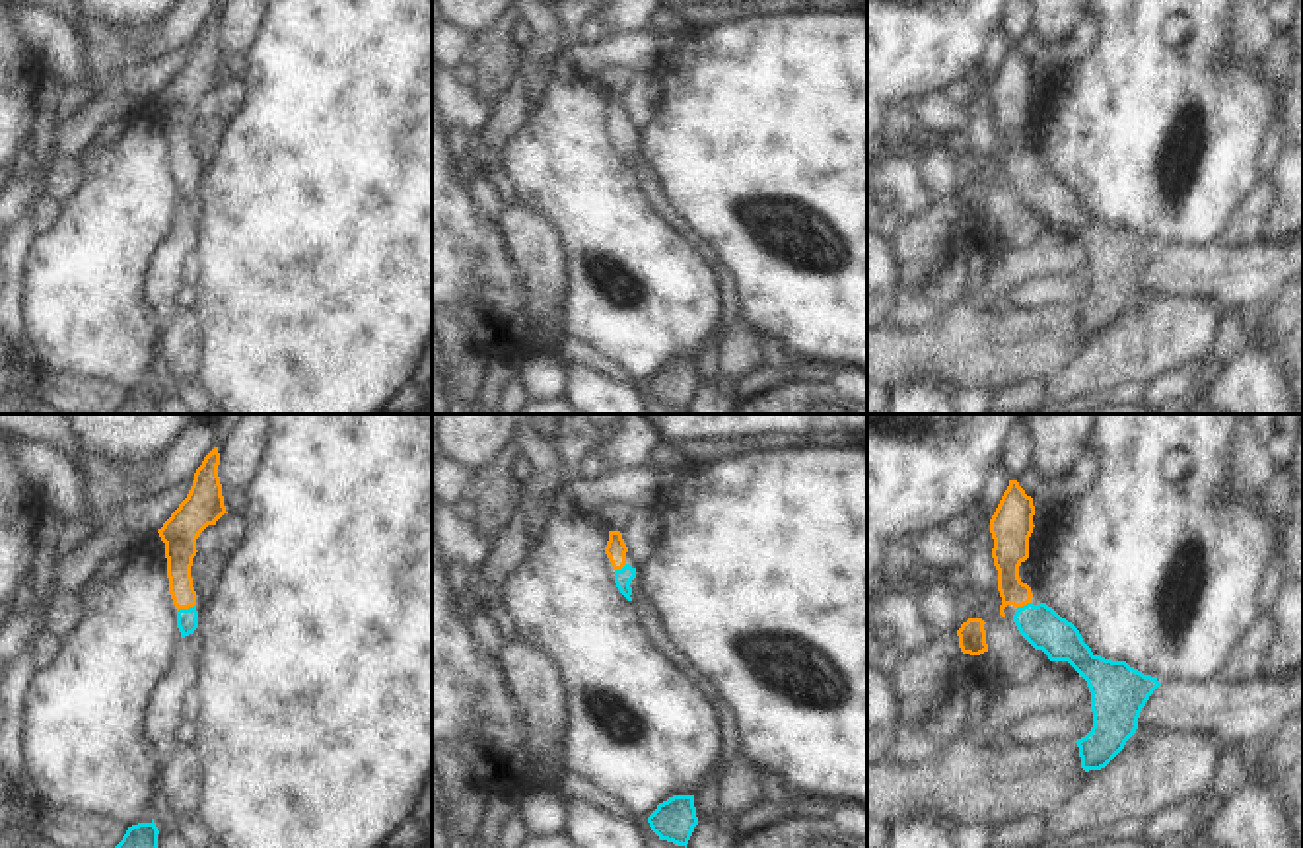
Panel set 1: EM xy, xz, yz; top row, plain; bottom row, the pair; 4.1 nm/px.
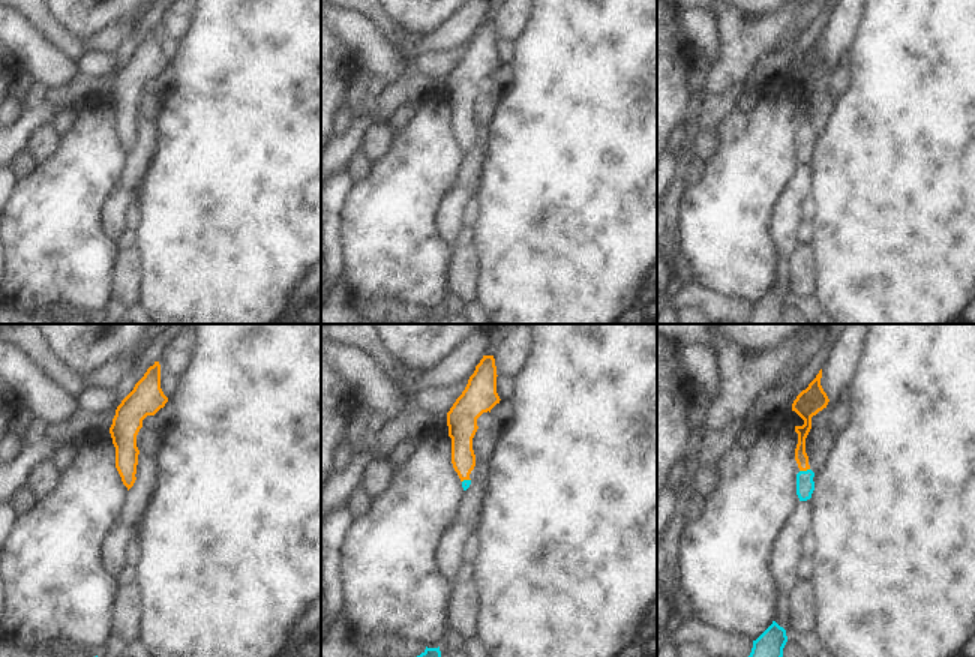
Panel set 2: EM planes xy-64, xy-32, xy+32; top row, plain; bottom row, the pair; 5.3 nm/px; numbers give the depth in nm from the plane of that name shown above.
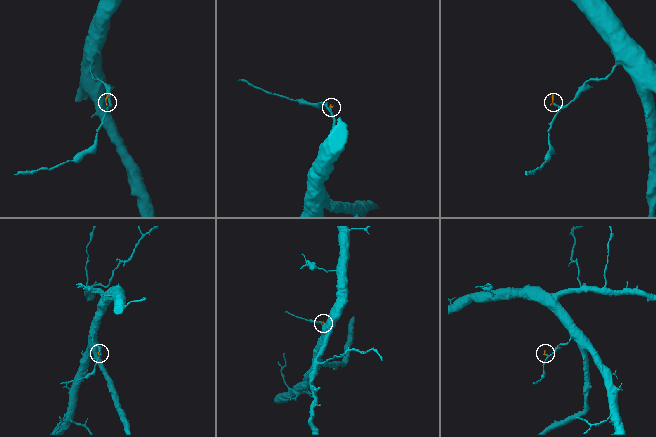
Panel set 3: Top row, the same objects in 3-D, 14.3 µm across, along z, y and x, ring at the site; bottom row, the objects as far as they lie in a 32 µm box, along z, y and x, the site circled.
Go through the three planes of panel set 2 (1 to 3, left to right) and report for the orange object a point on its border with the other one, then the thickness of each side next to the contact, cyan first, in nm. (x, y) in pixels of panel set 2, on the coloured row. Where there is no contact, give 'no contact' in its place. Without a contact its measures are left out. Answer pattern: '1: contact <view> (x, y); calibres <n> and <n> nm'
1: no contact
2: contact xy-32 (465, 480); calibres 50 and 130 nm
3: contact xy+32 (804, 471); calibres 100 and 70 nm

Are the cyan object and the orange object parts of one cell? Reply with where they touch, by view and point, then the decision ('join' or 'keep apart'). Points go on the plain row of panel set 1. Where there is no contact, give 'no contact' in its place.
meets cyan in xy at (185, 174); join

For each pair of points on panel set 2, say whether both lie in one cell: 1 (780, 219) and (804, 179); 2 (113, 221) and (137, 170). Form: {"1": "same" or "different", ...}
{"1": "same", "2": "same"}

